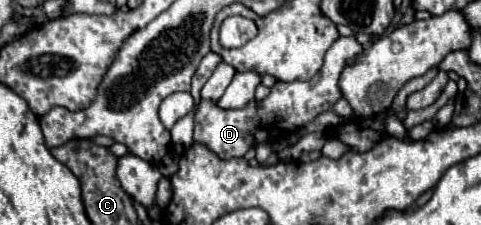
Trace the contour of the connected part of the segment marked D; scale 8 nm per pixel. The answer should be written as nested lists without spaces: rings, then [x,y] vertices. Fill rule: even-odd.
[[[338,38],[330,50],[326,52],[324,66],[320,72],[306,82],[276,82],[272,86],[272,92],[268,98],[264,98],[260,104],[256,100],[250,100],[244,108],[224,110],[214,100],[200,100],[196,116],[194,116],[194,142],[210,148],[218,158],[230,160],[230,158],[242,158],[250,148],[258,146],[260,142],[276,142],[284,136],[290,136],[310,124],[318,114],[330,110],[336,100],[342,98],[340,90],[340,76],[346,66],[350,66],[356,56],[362,54],[362,46],[350,38]]]

